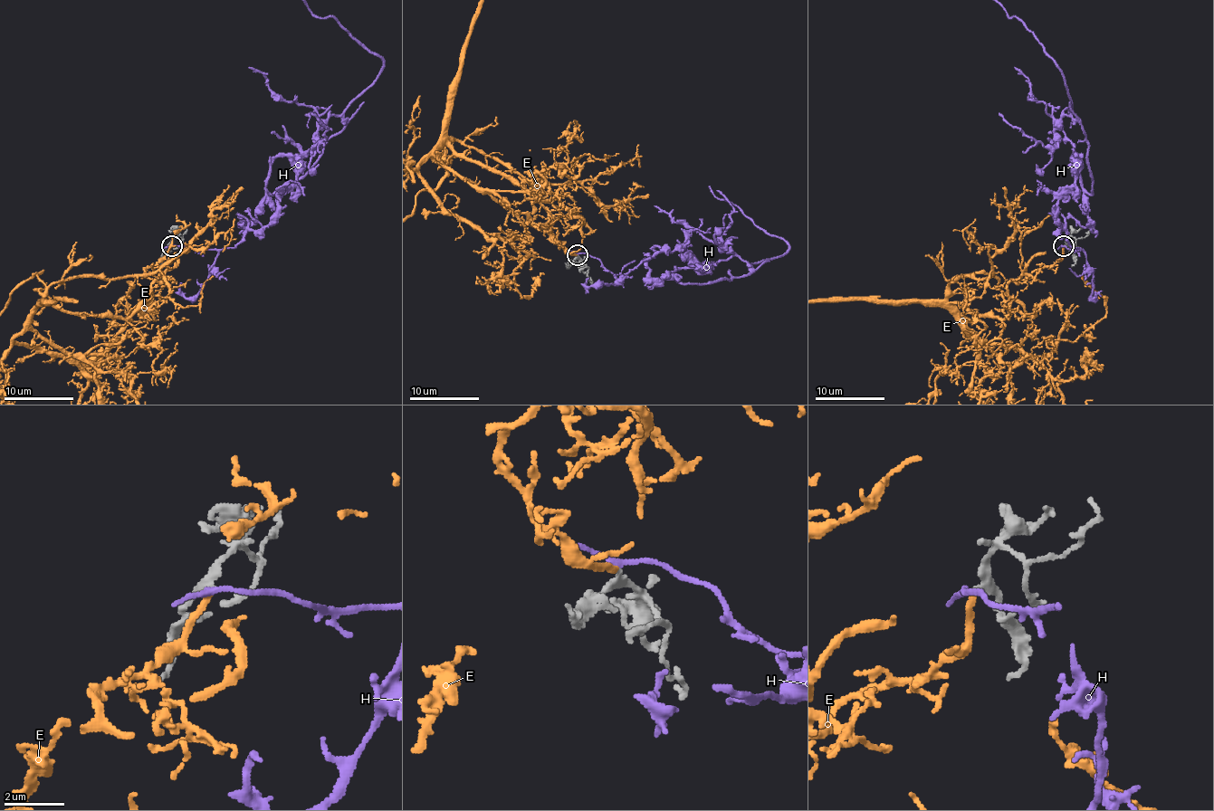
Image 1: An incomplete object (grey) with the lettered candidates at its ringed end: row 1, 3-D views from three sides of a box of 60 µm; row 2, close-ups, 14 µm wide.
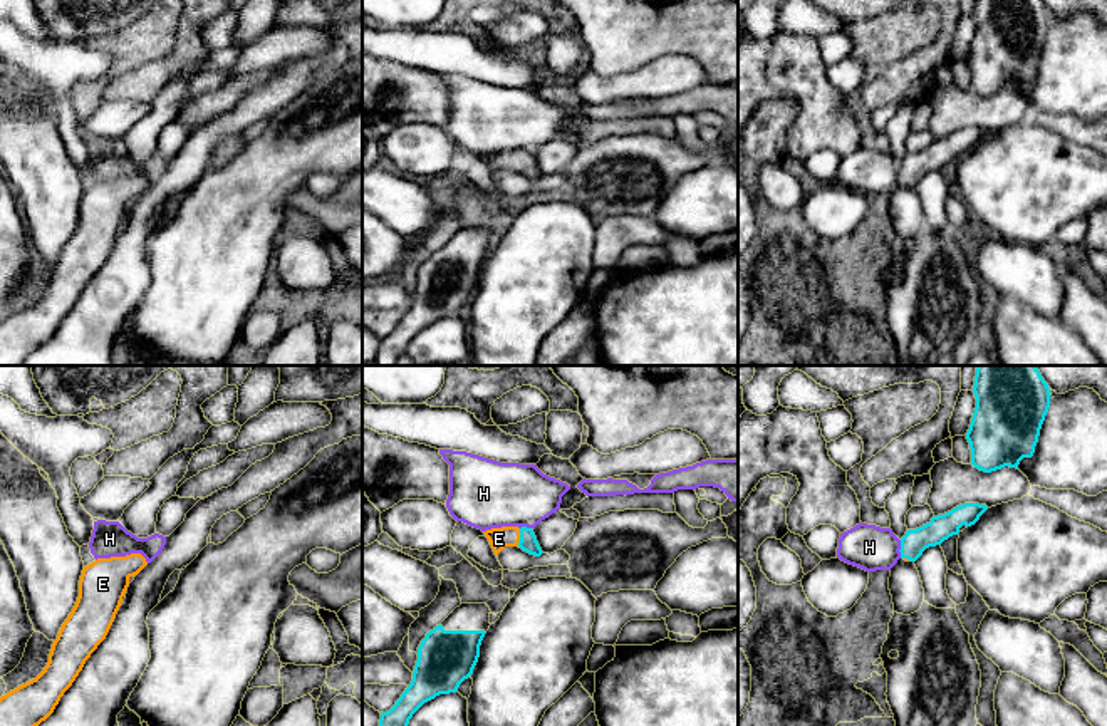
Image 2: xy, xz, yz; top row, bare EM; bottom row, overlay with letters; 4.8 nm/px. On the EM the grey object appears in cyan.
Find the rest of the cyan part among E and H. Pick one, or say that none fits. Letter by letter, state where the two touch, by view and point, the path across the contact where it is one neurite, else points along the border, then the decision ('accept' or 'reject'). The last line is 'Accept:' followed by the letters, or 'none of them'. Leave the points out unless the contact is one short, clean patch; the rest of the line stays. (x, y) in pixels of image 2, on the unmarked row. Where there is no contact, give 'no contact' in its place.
E: xz (520, 161) | across xz (529, 168), (520, 161), (498, 163) | accept
H: yz (901, 173) | along yz (901, 165), (899, 181) | reject
Accept: E

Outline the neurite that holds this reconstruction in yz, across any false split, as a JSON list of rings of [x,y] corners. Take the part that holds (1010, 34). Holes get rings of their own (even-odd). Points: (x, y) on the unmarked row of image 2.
[[[974,0],[976,32],[966,64],[971,89],[991,97],[1032,82],[1050,32],[1042,0]]]

